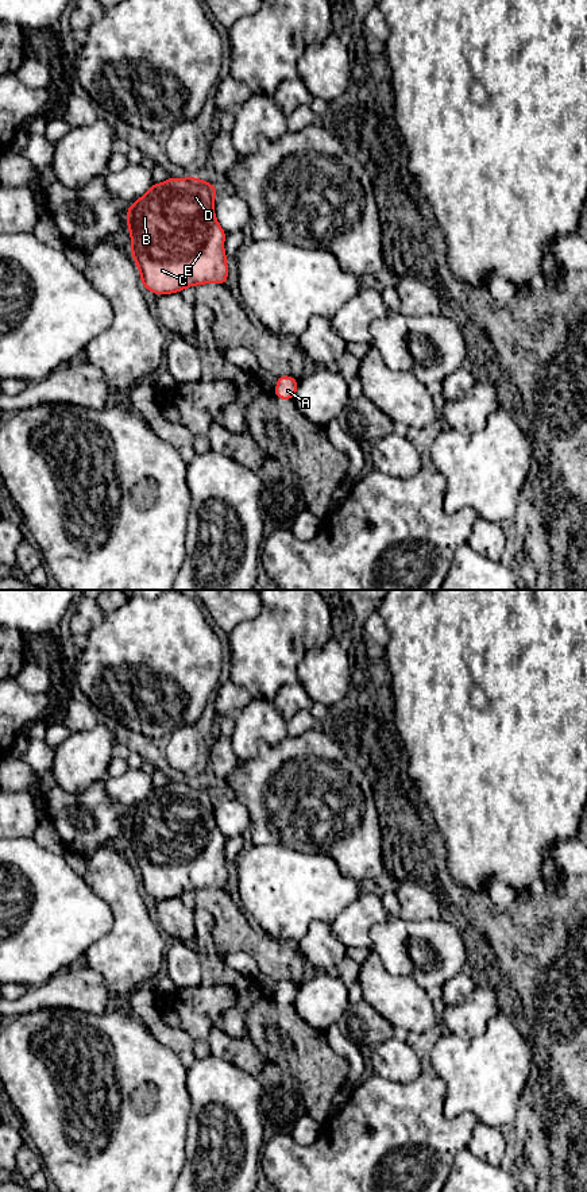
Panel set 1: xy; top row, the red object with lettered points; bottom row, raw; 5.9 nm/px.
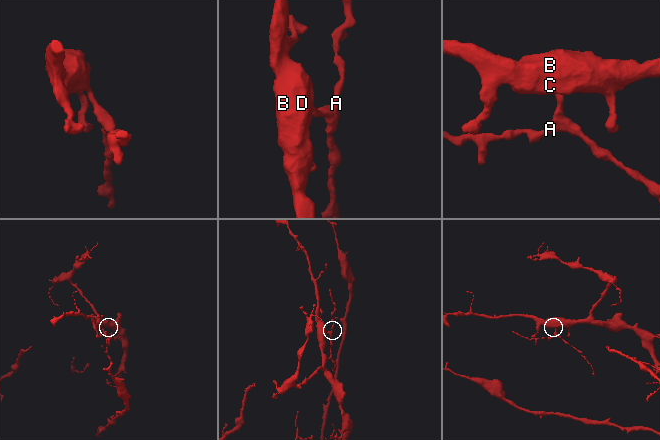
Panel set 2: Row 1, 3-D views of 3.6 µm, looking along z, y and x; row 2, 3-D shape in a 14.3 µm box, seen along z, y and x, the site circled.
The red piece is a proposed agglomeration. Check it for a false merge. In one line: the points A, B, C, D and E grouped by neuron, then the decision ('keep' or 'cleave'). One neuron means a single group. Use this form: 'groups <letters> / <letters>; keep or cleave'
groups A B C D E; keep

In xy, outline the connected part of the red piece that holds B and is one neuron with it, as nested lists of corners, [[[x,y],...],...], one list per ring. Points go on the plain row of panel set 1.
[[[169,782],[150,794],[127,814],[131,860],[144,894],[157,900],[179,898],[204,888],[227,888],[225,836],[215,821],[216,791],[194,782]]]

